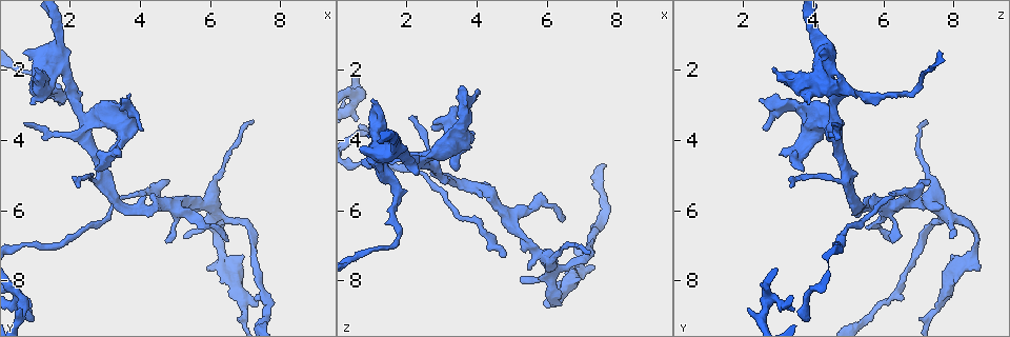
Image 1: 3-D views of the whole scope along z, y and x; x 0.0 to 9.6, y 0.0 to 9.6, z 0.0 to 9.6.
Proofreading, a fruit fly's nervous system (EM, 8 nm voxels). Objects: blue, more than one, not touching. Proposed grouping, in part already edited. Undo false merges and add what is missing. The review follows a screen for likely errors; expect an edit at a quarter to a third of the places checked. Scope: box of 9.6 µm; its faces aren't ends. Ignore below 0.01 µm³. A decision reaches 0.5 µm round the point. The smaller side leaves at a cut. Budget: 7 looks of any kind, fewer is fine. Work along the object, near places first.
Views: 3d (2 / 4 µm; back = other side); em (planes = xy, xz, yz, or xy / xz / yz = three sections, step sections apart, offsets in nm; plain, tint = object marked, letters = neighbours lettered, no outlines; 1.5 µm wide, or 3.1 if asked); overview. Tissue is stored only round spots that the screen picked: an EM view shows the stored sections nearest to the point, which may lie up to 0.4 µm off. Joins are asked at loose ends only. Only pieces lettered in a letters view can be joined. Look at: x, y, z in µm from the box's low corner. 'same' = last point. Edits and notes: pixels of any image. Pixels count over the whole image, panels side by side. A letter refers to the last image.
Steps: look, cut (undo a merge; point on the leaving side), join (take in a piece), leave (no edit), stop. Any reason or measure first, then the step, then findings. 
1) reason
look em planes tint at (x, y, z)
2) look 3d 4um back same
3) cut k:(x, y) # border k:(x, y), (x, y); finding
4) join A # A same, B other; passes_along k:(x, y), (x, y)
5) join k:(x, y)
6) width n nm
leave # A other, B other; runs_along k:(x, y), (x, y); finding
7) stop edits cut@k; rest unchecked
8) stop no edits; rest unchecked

thin neck
look 3d 2um at (6.40, 7.35, 8.50)

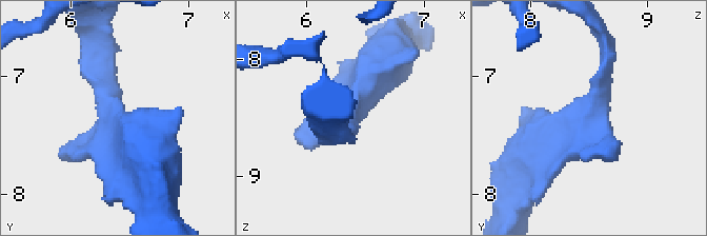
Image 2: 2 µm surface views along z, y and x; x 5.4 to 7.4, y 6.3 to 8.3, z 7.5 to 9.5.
need the tissue
look em planes tint at (6.36, 7.32, 8.48)

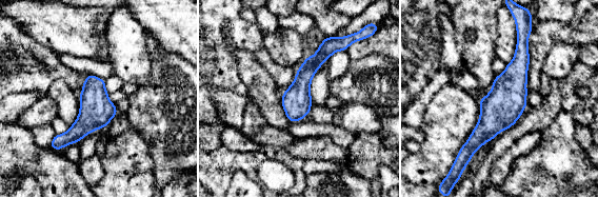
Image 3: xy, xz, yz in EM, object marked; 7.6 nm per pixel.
look em planes letters same

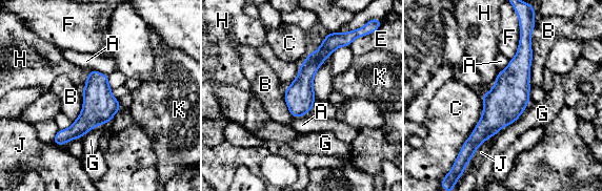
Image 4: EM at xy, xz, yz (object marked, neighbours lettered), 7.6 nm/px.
leave # A other, B other, C other, E other, F other, G other, H other, J other, K other; one cell here

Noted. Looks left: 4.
look 3d 4um at (4.85, 5.15, 7.30)

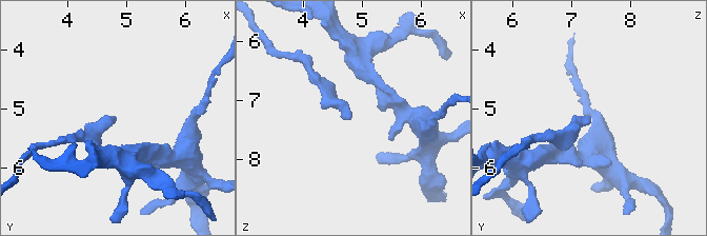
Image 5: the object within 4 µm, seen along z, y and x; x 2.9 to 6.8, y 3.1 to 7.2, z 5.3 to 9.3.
now the EM
look em planes plain at (4.80, 5.20, 7.25)

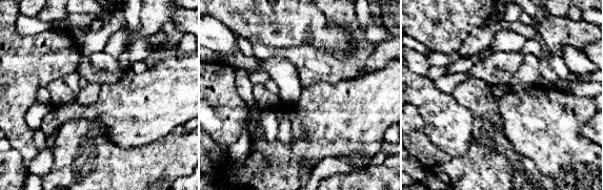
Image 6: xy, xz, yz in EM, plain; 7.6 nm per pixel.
look em planes letters same

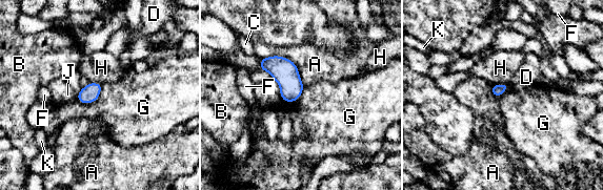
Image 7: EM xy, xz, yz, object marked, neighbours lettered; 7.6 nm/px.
longest_contact A 420 nm
leave # A other, B other, C other, D other, F other, G other, H other, J other, K other; none of them fits

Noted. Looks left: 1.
stop no edits; rest unchecked

